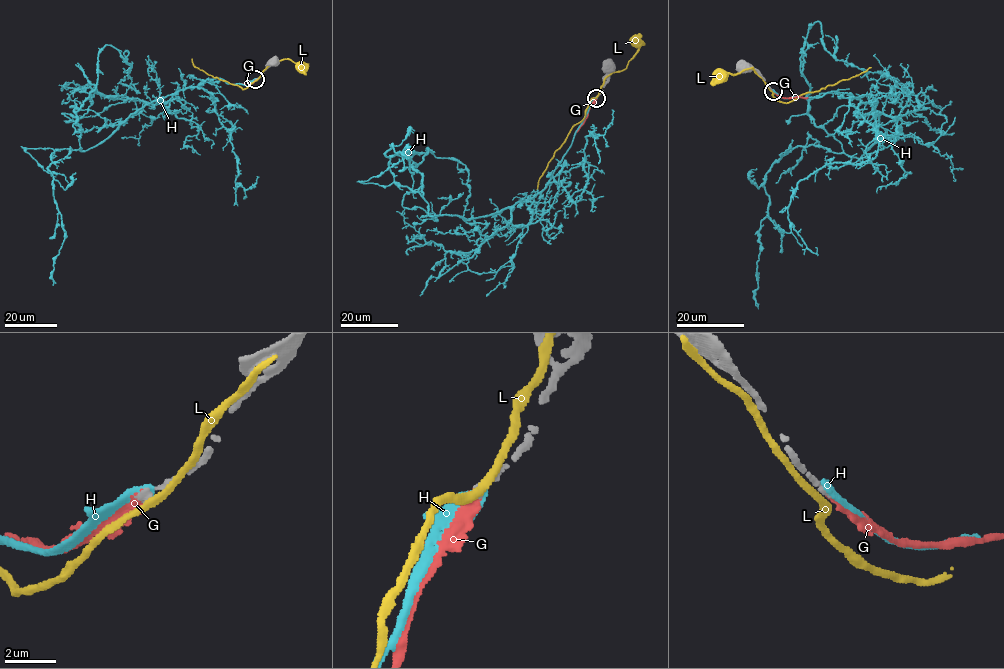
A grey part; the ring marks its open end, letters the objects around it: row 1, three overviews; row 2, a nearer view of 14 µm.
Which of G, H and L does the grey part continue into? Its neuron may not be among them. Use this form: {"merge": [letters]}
{"merge": ["G"]}

